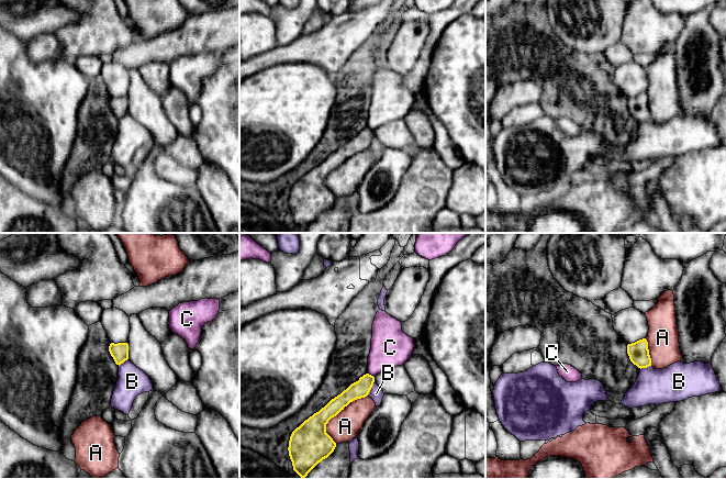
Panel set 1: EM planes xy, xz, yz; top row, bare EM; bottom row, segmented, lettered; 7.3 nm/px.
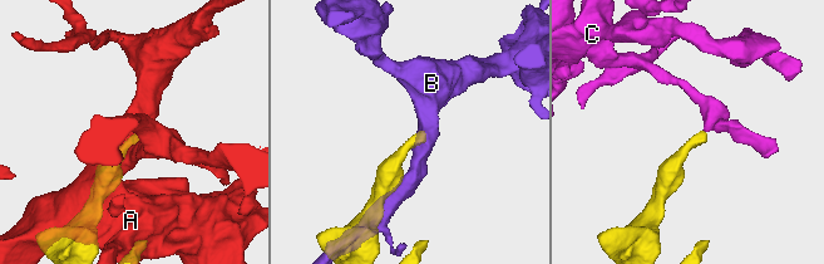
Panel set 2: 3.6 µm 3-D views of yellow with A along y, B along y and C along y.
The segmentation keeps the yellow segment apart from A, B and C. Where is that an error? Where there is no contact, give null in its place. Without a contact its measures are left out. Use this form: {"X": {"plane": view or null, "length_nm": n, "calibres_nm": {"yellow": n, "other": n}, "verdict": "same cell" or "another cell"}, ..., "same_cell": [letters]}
{"A": {"plane": "xz", "length_nm": 420, "calibres_nm": {"yellow": 240, "other": 200}, "verdict": "another cell"}, "B": {"plane": "xz", "length_nm": 120, "calibres_nm": {"yellow": 130, "other": 100}, "verdict": "another cell"}, "C": {"plane": "xz", "length_nm": 60, "calibres_nm": {"yellow": 130, "other": 280}, "verdict": "another cell"}, "same_cell": []}

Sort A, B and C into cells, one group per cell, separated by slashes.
A / B / C

